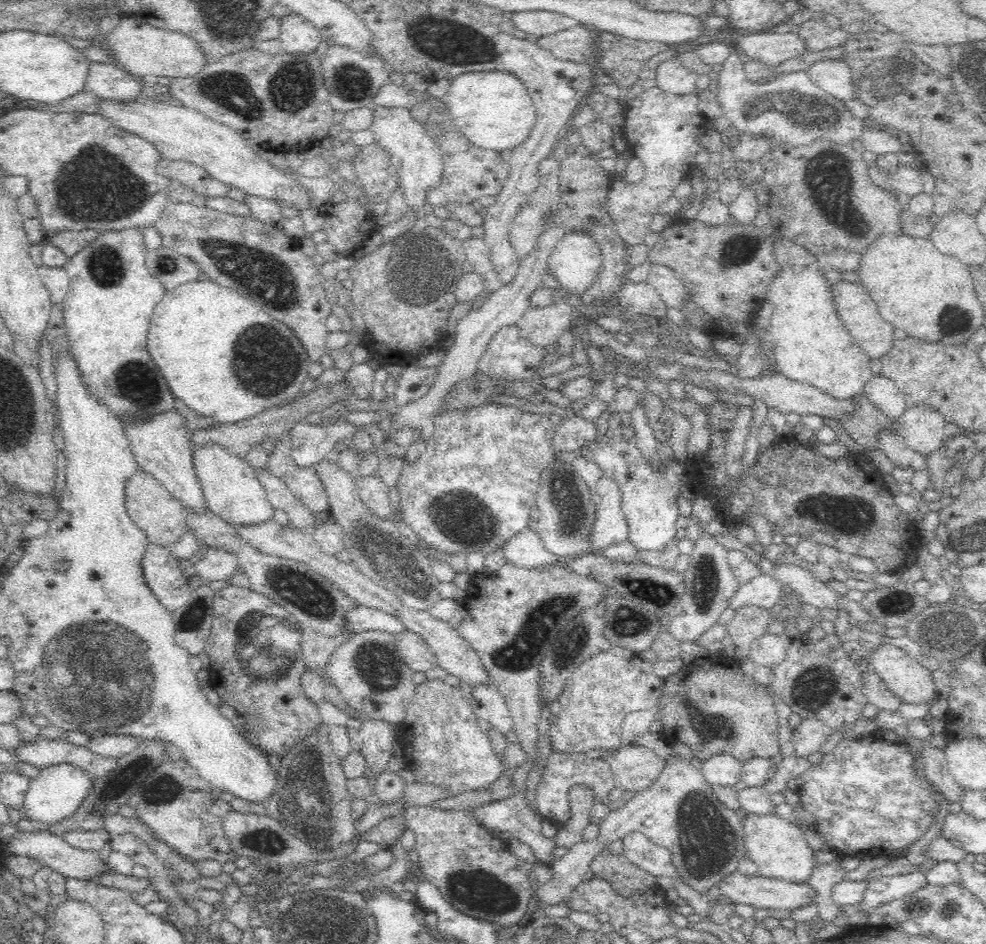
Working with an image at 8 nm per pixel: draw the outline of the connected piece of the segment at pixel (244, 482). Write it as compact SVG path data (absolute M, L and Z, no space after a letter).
M206 443L193 450L192 462L198 477L198 482L200 487L202 487L207 508L224 522L236 528L247 527L274 519L273 514L275 508L268 502L263 484L255 475L255 469L245 458L233 454L226 446L219 445L218 443Z

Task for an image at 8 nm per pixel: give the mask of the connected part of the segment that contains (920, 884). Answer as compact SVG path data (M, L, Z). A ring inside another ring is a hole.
M914 871L904 875L880 875L866 879L867 887L858 903L865 913L874 913L879 906L904 898L928 885L925 873Z

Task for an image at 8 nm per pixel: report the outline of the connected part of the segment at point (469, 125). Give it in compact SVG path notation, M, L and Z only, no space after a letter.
M480 71L459 74L450 81L442 102L449 109L455 127L474 146L488 150L512 150L528 138L536 120L533 100L525 84L506 71Z

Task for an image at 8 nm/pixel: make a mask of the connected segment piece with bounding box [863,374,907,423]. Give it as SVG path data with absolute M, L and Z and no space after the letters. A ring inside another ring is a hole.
M882 374L871 376L871 379L863 388L863 395L886 417L890 417L894 423L907 409L904 395L900 392L896 383Z

